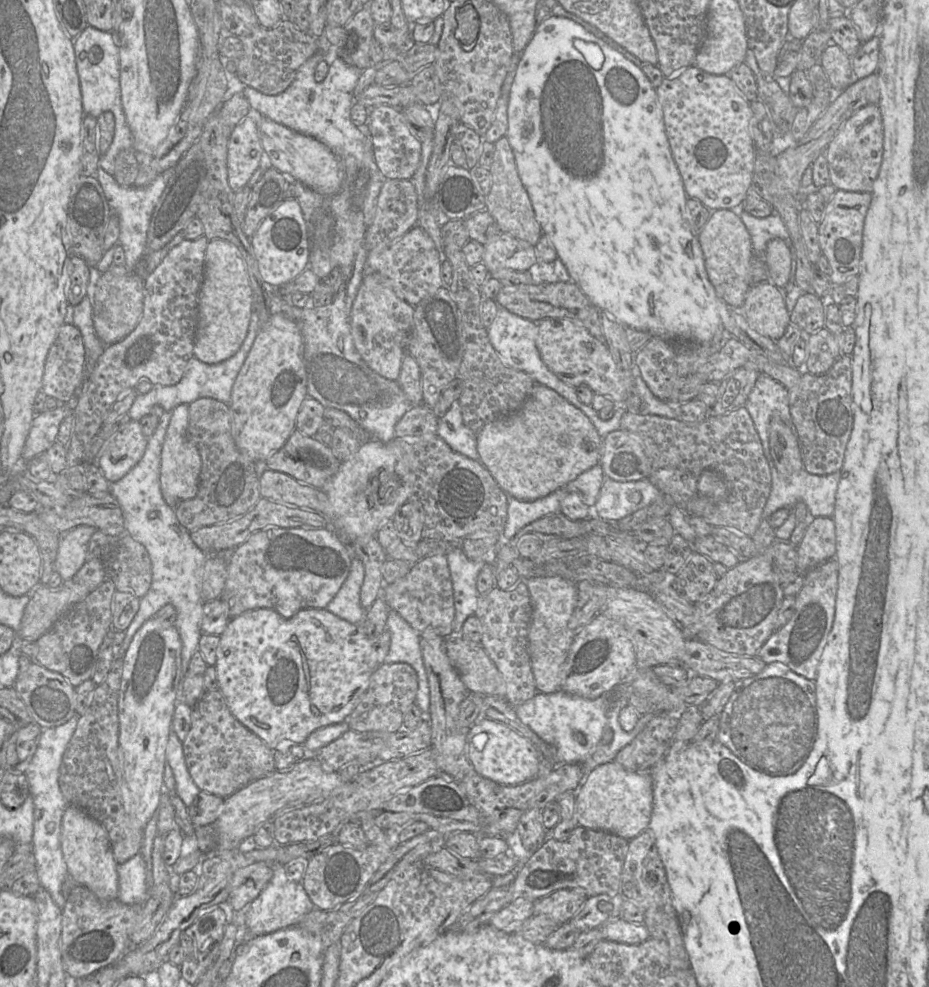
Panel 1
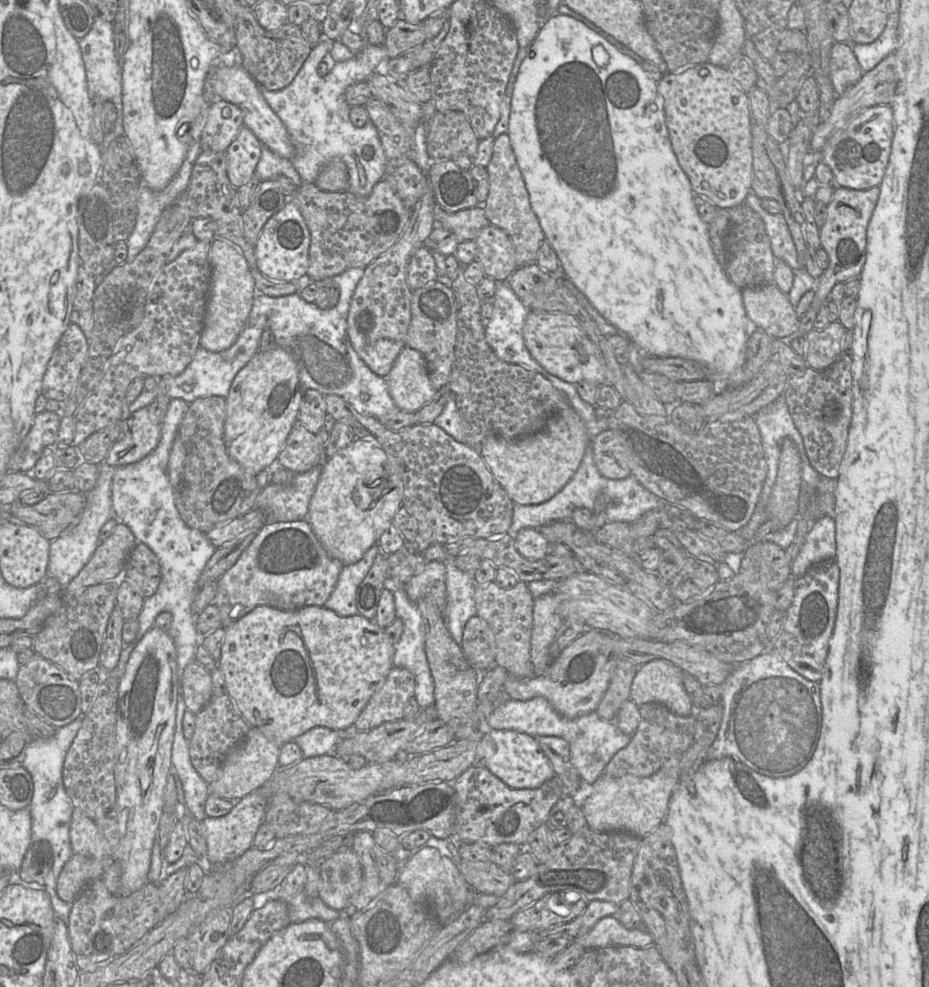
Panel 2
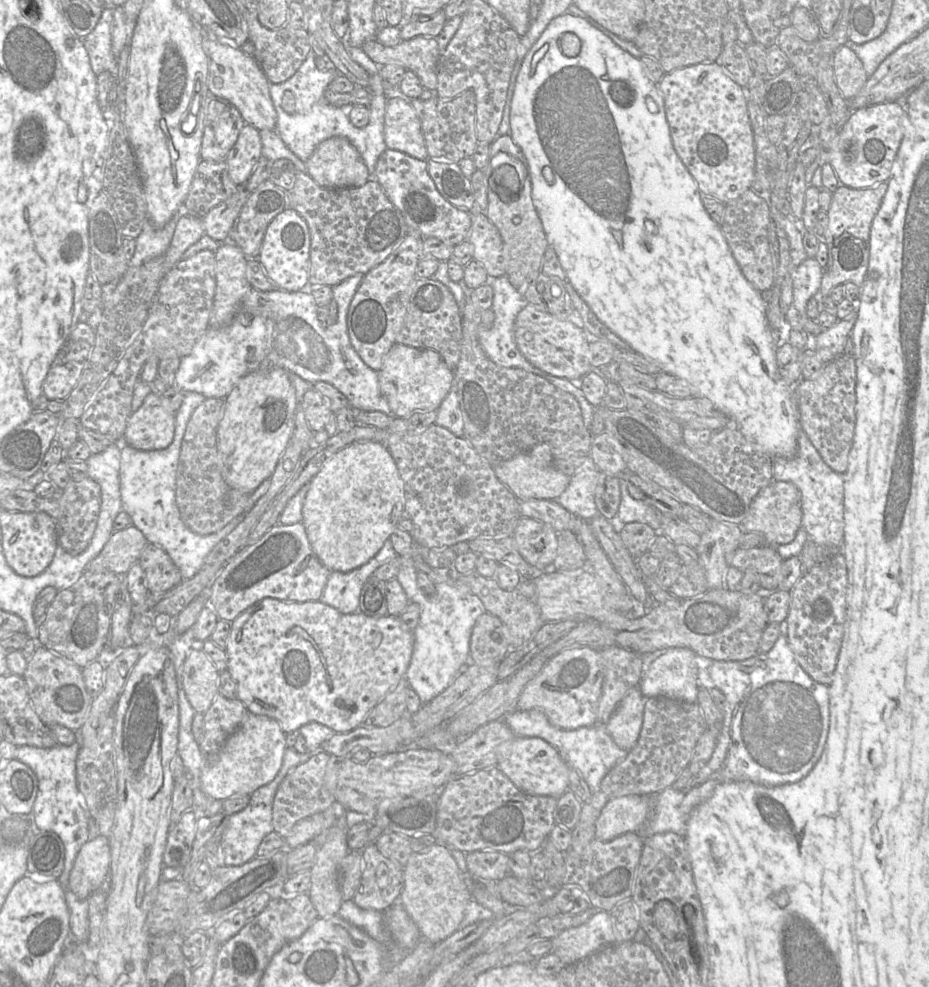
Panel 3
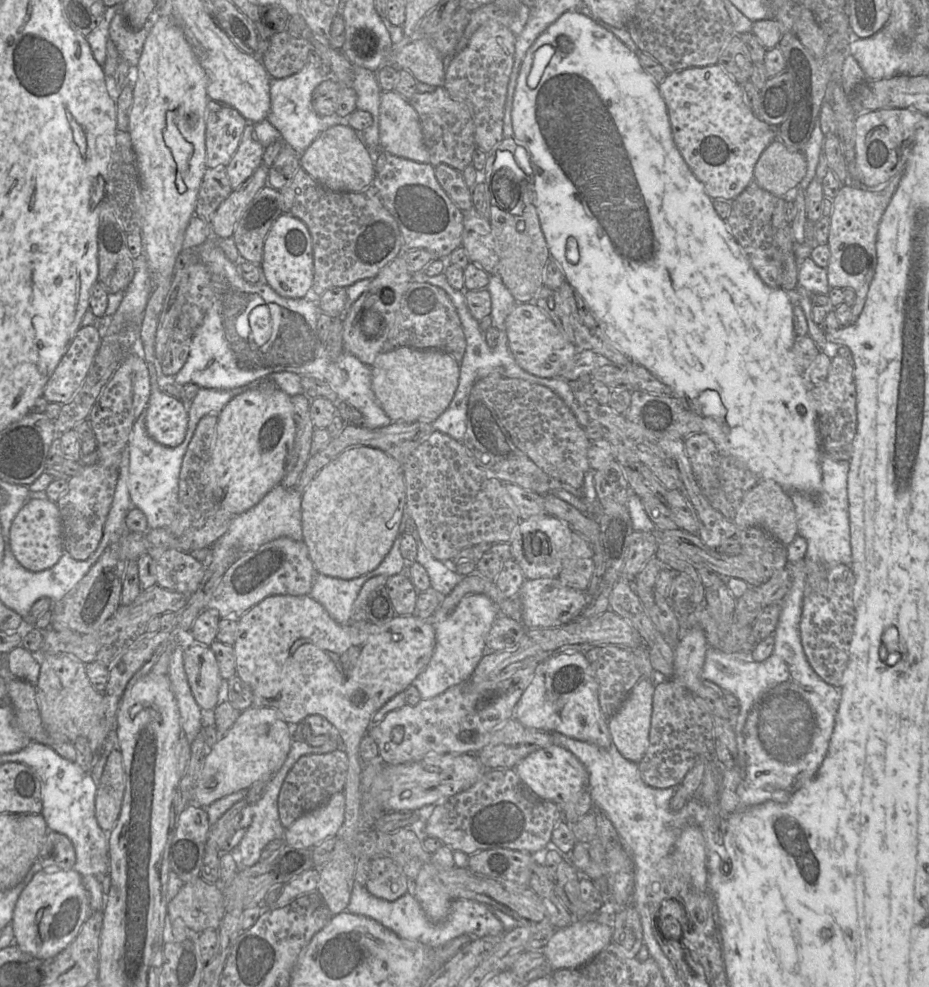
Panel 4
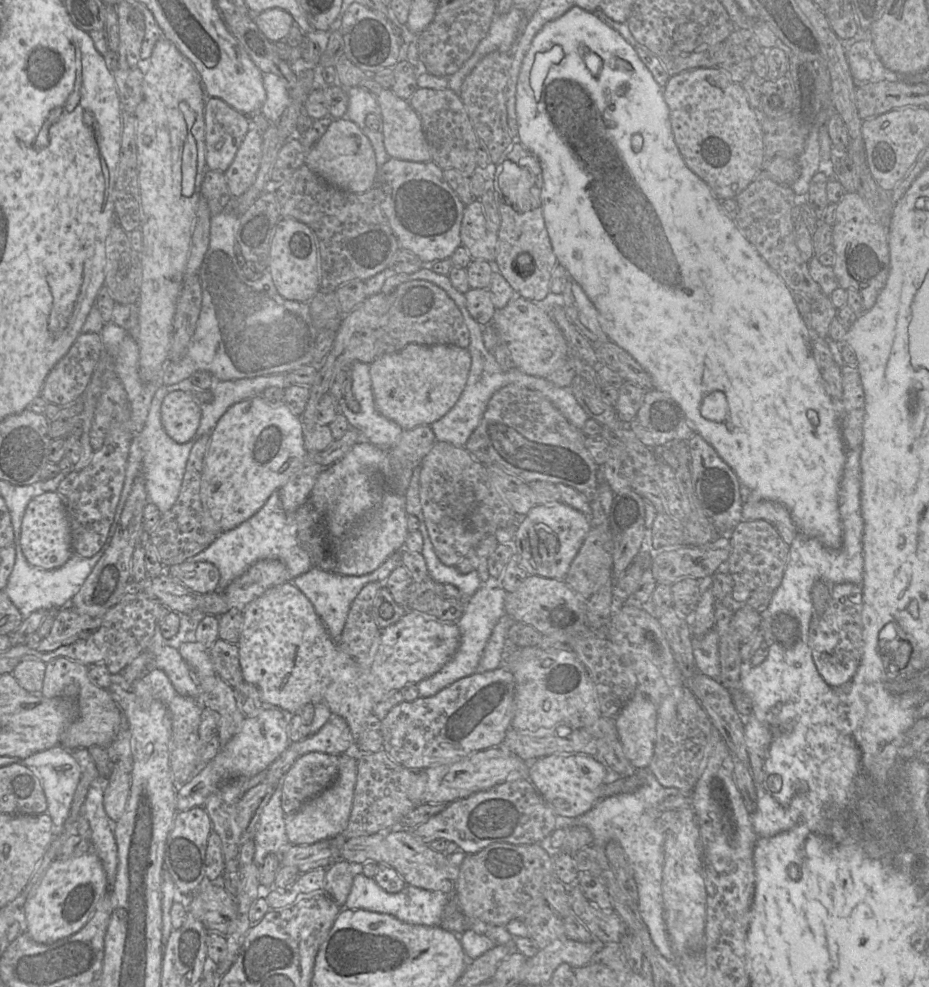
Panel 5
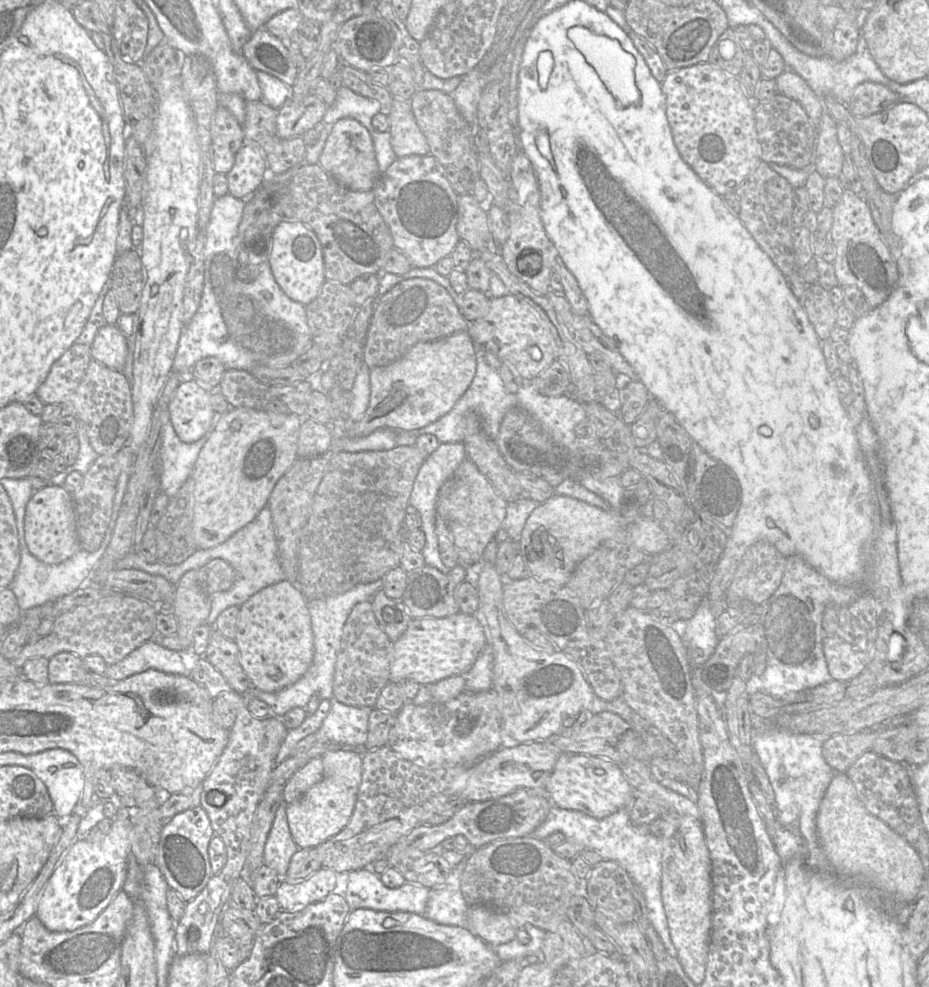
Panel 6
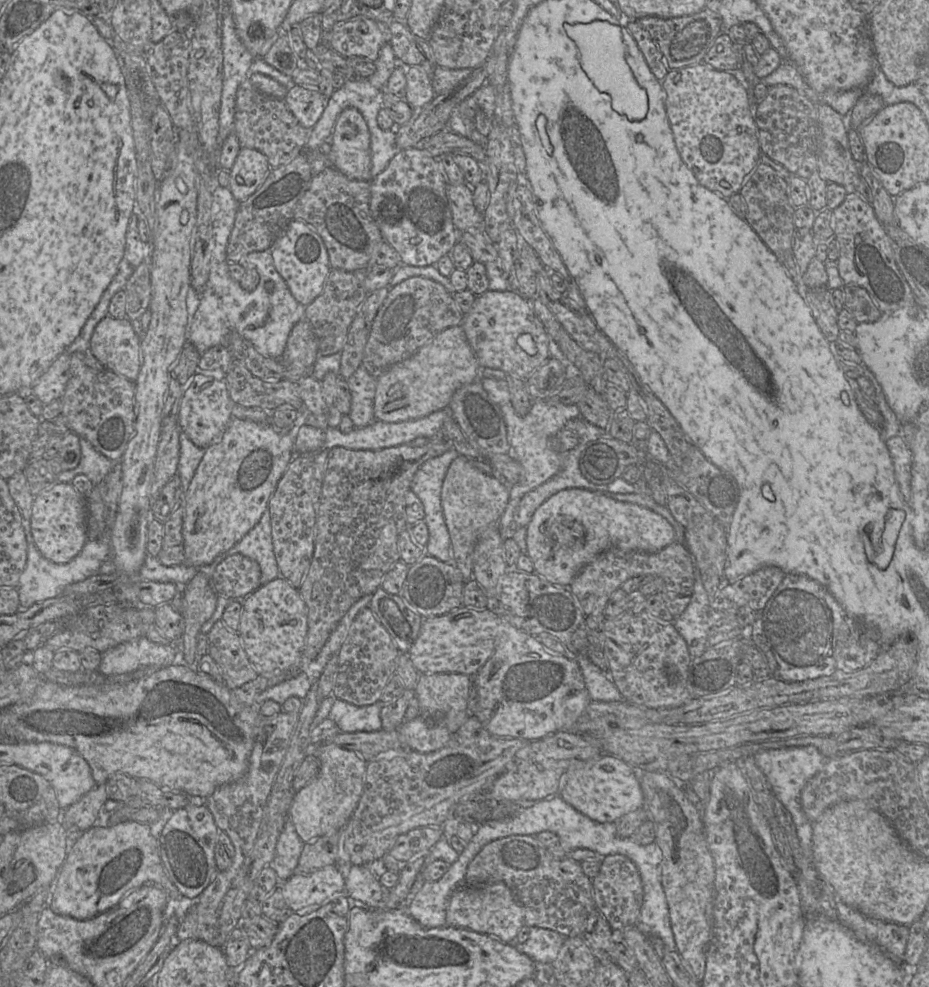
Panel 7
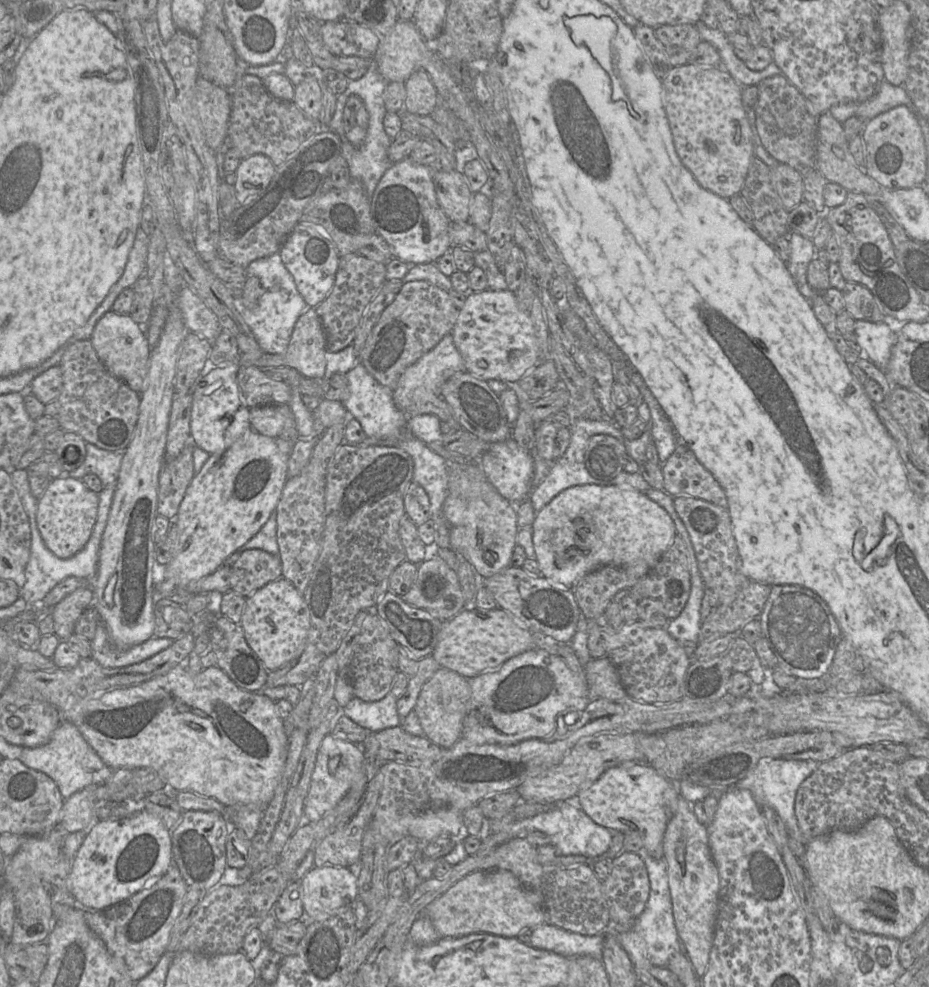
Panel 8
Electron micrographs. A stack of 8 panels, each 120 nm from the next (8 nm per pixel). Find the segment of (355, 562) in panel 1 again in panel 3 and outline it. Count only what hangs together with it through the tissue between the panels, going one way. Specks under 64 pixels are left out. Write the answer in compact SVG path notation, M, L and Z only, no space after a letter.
M388 538L379 552L359 568L349 572L330 572L319 601L343 614L357 612L361 591L368 578L378 567L396 556L397 553Z

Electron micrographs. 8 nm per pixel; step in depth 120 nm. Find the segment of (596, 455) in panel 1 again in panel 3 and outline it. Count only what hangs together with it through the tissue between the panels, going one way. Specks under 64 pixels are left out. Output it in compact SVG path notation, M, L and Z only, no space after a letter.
M547 443L537 444L526 452L498 463L493 469L499 481L502 482L518 500L556 499L564 492L570 482L570 477L554 466L552 450Z

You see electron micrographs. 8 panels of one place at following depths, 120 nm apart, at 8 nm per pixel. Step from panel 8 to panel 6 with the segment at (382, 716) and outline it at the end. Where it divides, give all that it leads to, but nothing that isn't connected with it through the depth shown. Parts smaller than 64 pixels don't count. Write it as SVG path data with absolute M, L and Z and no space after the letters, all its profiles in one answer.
M332 698L329 713L315 732L316 743L363 748L371 709L346 705Z

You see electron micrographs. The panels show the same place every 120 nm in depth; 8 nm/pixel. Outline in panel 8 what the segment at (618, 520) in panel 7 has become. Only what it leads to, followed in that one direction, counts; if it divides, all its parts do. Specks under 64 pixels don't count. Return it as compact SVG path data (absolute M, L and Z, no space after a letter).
M577 485L563 490L540 512L532 524L533 545L541 575L550 582L573 590L590 572L602 566L622 568L633 578L642 578L668 550L676 535L669 514L630 485Z

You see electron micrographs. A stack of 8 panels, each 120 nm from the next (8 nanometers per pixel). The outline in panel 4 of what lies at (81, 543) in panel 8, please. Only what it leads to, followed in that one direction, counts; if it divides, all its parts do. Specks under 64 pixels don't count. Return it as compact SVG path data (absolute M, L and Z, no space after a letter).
M47 497L30 499L12 522L10 546L25 569L40 572L52 568L64 553L63 526L57 503Z

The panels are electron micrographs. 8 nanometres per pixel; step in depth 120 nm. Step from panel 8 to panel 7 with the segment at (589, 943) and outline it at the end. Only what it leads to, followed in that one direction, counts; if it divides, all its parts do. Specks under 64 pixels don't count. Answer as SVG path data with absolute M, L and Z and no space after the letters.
M532 926L528 940L521 944L513 943L513 945L534 962L551 964L556 959L566 938L554 930Z

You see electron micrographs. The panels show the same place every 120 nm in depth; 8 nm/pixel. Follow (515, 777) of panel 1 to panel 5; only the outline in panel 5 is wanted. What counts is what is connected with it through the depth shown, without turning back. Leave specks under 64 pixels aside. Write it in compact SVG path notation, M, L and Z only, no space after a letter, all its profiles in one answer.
M555 753L529 763L527 777L555 809L558 816L575 818L588 812L599 800L598 789L609 772L598 759L578 753Z

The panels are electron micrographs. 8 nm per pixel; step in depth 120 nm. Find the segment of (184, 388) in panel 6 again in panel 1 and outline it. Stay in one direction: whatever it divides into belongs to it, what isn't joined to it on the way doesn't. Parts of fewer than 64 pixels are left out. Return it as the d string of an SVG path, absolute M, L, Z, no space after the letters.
M132 420L123 425L102 446L95 462L105 478L114 483L126 475L142 458L148 439L143 435L140 422Z

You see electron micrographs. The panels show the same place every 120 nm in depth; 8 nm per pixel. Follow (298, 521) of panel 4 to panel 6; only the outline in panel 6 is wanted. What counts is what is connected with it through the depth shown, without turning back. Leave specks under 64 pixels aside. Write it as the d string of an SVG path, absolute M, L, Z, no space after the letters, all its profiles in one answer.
M267 505L253 521L234 533L228 540L210 549L198 549L180 564L166 565L159 561L148 563L140 551L132 550L115 564L114 570L142 570L152 575L162 576L177 586L186 572L198 570L217 558L227 561L234 568L236 571L236 581L229 590L210 595L211 612L206 623L213 627L217 617L228 607L240 607L261 589L286 579L279 562L278 545L273 528L272 515Z

